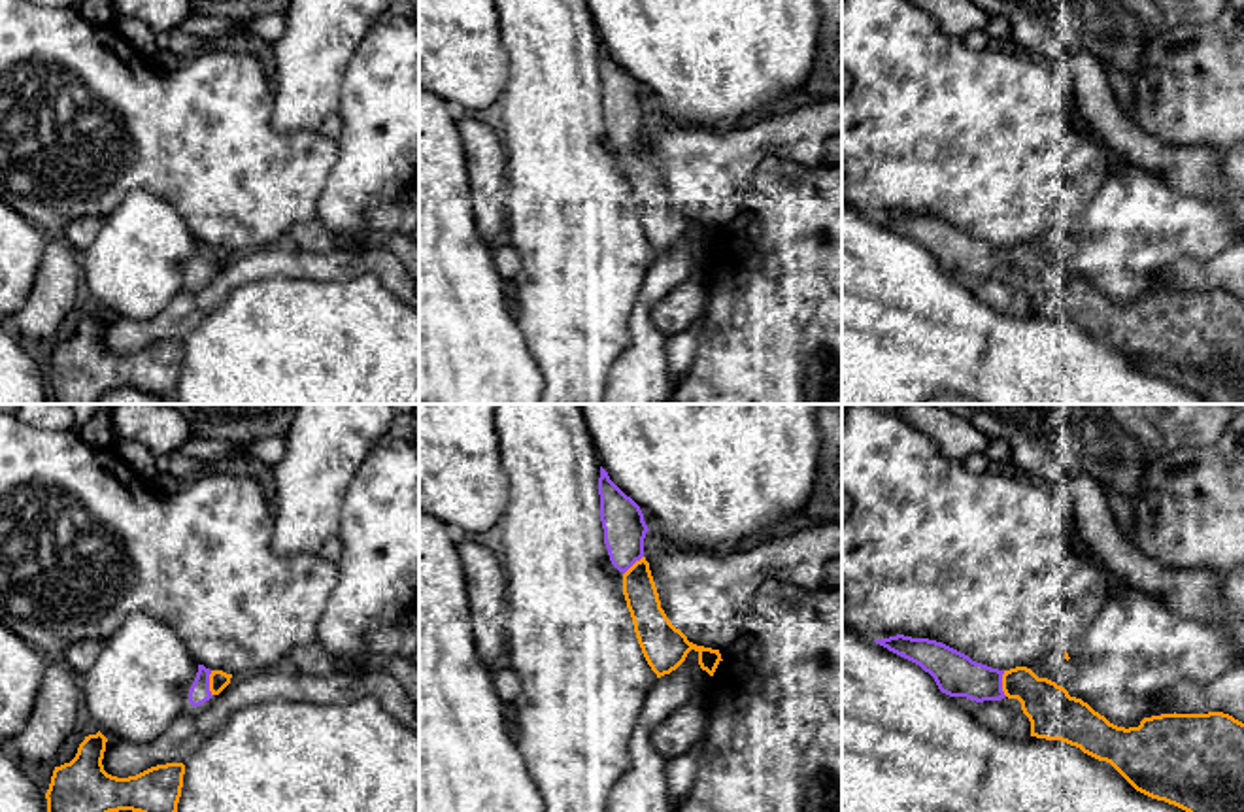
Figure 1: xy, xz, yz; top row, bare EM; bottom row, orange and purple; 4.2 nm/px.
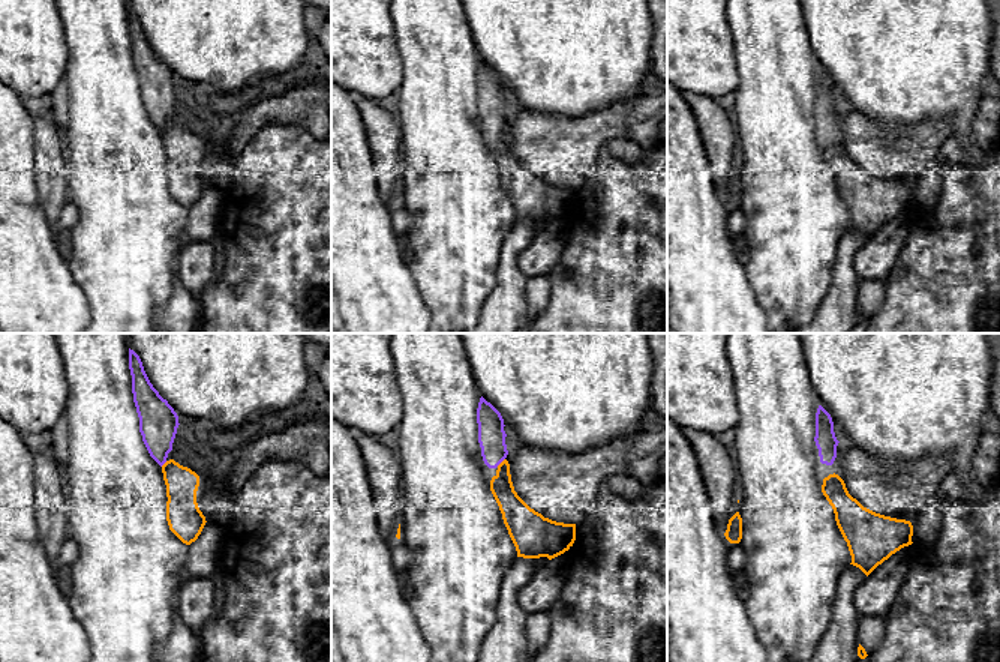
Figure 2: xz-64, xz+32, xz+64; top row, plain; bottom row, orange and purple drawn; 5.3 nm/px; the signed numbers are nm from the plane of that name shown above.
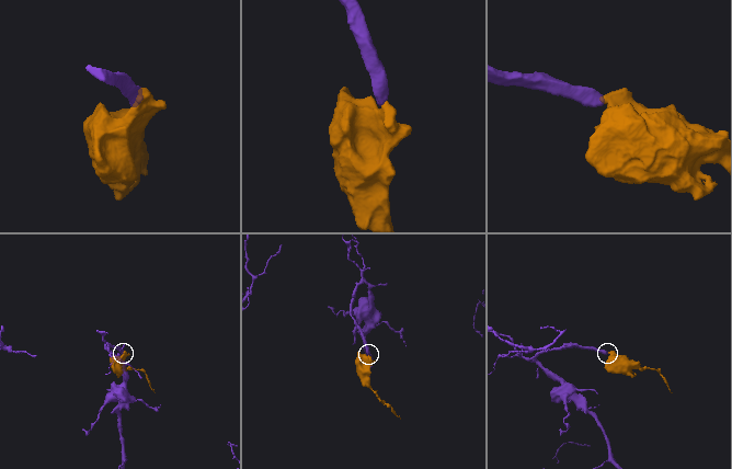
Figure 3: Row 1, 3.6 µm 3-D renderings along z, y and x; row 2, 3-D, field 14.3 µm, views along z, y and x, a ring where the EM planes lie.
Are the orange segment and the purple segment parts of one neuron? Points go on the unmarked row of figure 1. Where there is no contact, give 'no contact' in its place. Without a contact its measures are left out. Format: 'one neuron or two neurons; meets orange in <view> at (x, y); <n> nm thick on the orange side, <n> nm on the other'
one neuron; meets orange in yz at (1003, 261); 200 nm thick on the orange side, 190 nm on the other

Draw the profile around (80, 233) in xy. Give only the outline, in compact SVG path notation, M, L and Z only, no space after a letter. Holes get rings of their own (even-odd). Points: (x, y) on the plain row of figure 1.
M79 217L66 225L62 238L81 257L85 253L85 249L94 242L100 228L102 228L102 219Z

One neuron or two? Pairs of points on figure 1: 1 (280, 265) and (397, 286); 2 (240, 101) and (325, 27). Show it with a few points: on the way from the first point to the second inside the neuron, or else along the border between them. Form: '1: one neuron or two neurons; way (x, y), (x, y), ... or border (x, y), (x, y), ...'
1: one neuron; way (308, 265), (369, 265)
2: two neurons; border (268, 70), (274, 95), (270, 119)

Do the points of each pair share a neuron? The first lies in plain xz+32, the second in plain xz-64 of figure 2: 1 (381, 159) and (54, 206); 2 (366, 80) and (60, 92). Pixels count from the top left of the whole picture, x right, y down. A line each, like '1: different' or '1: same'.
1: same
2: different

